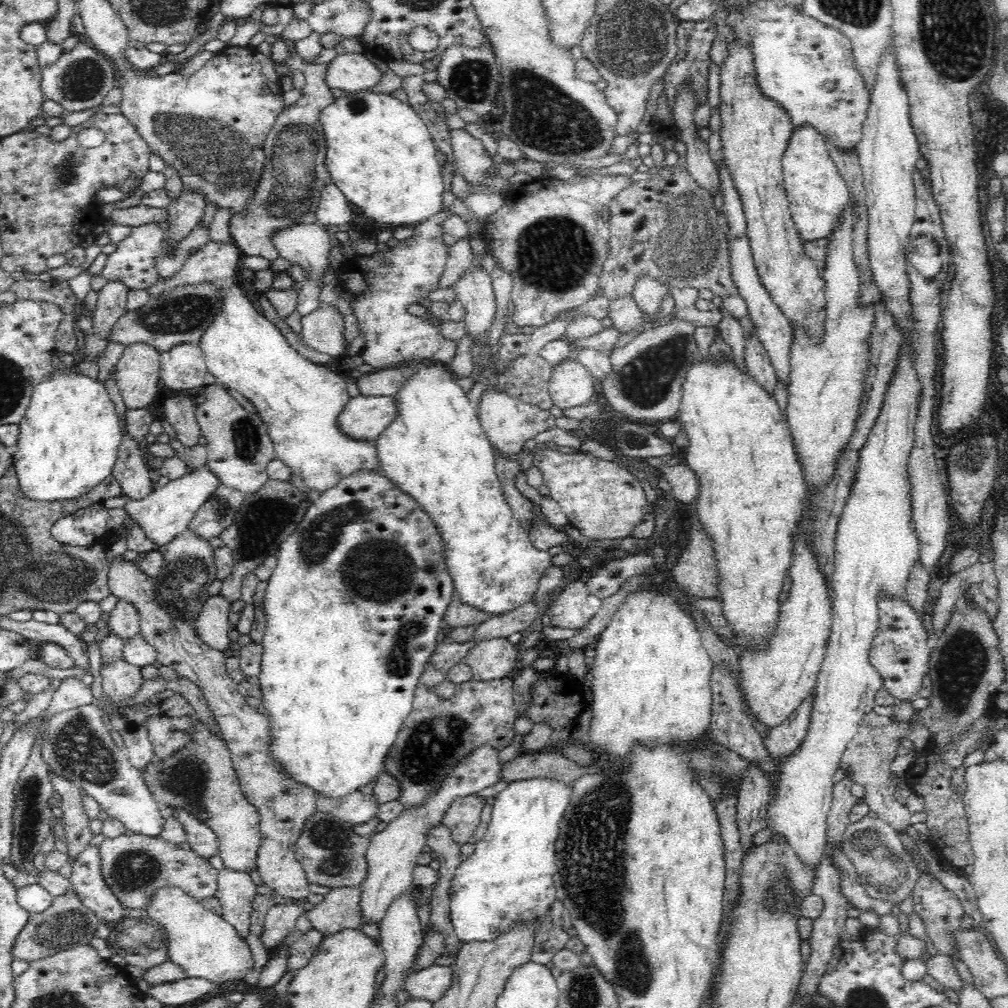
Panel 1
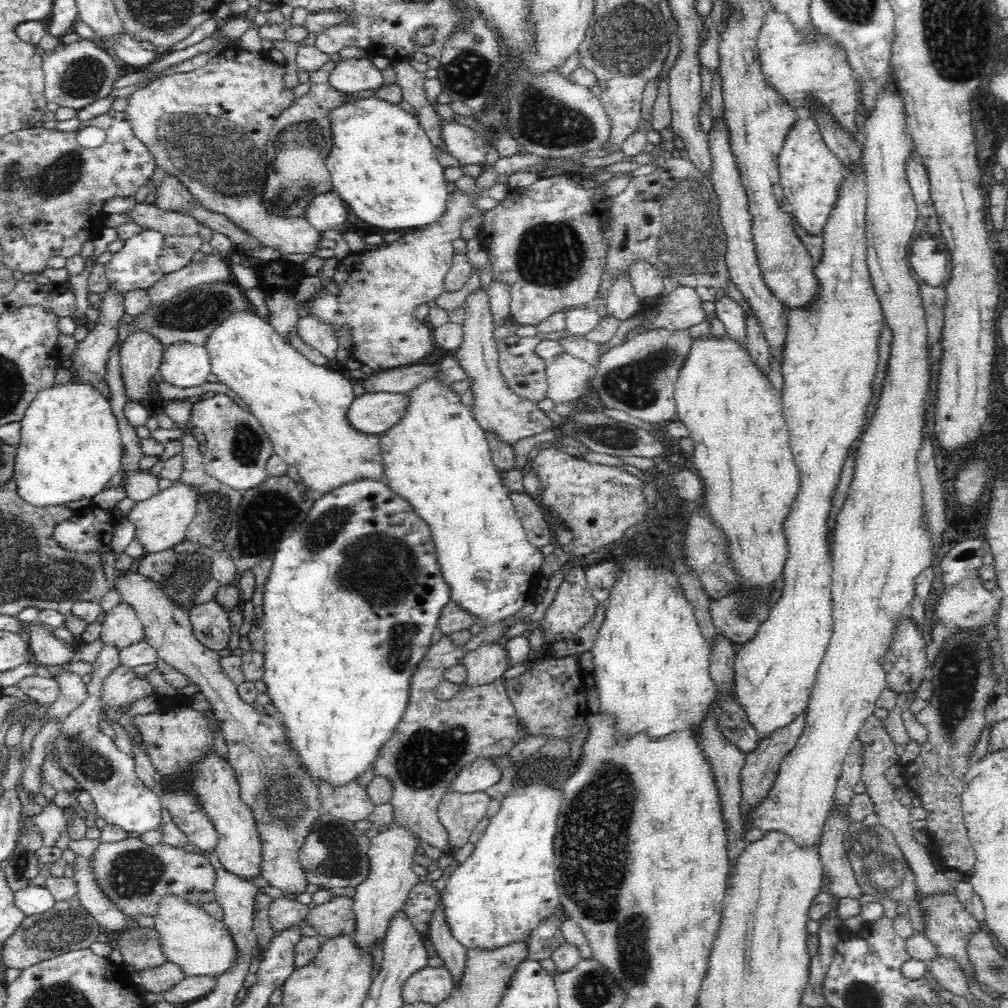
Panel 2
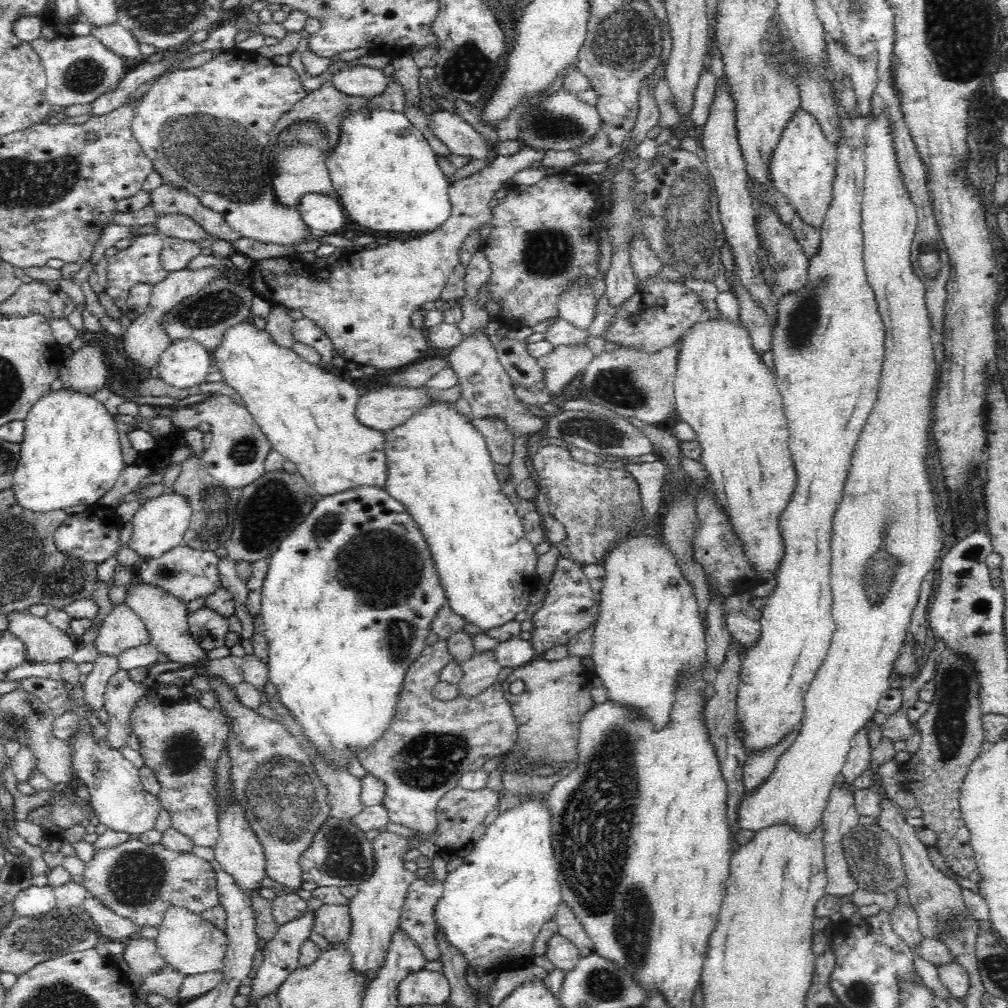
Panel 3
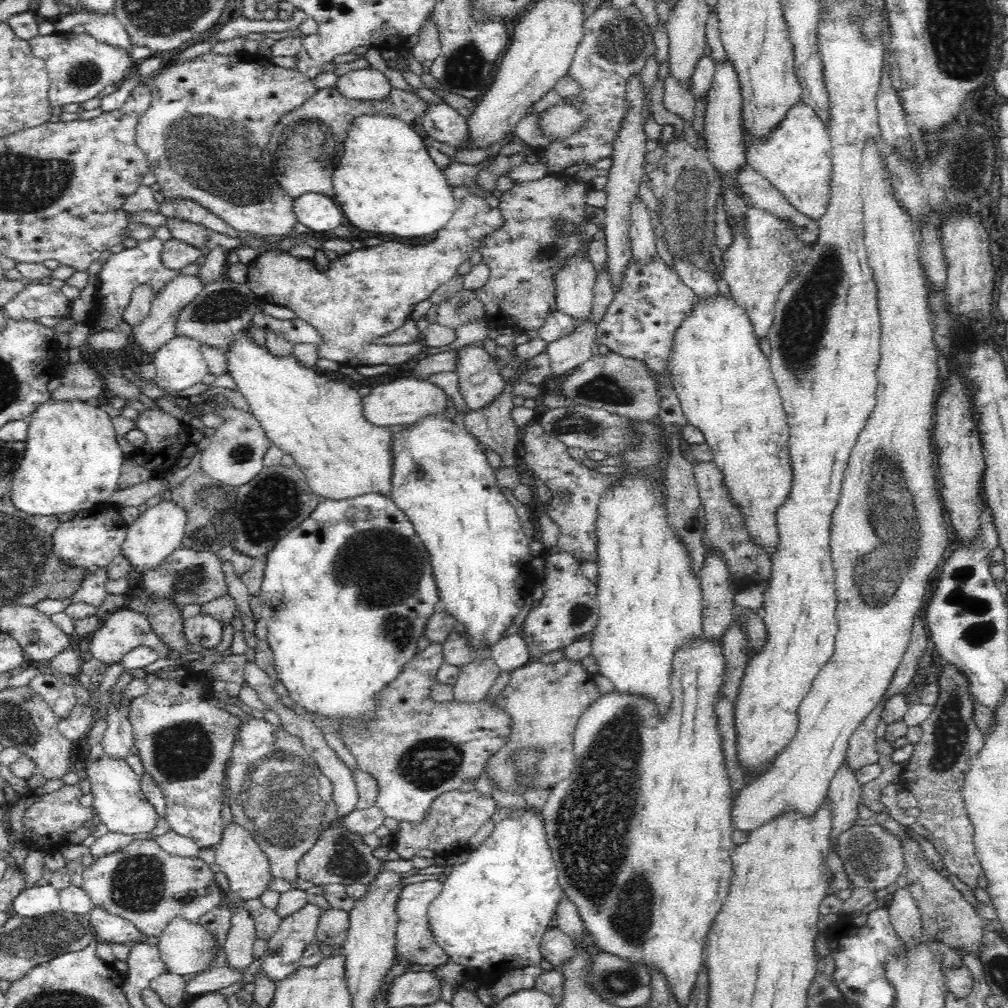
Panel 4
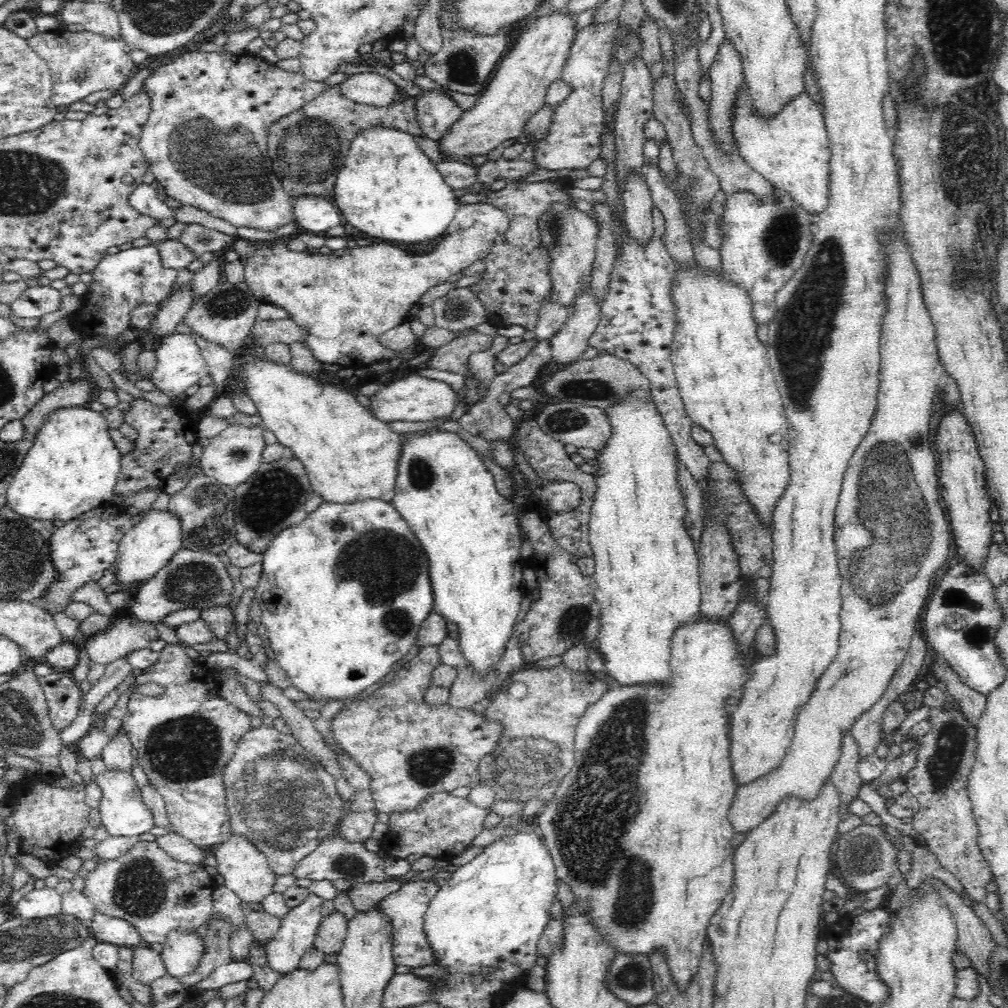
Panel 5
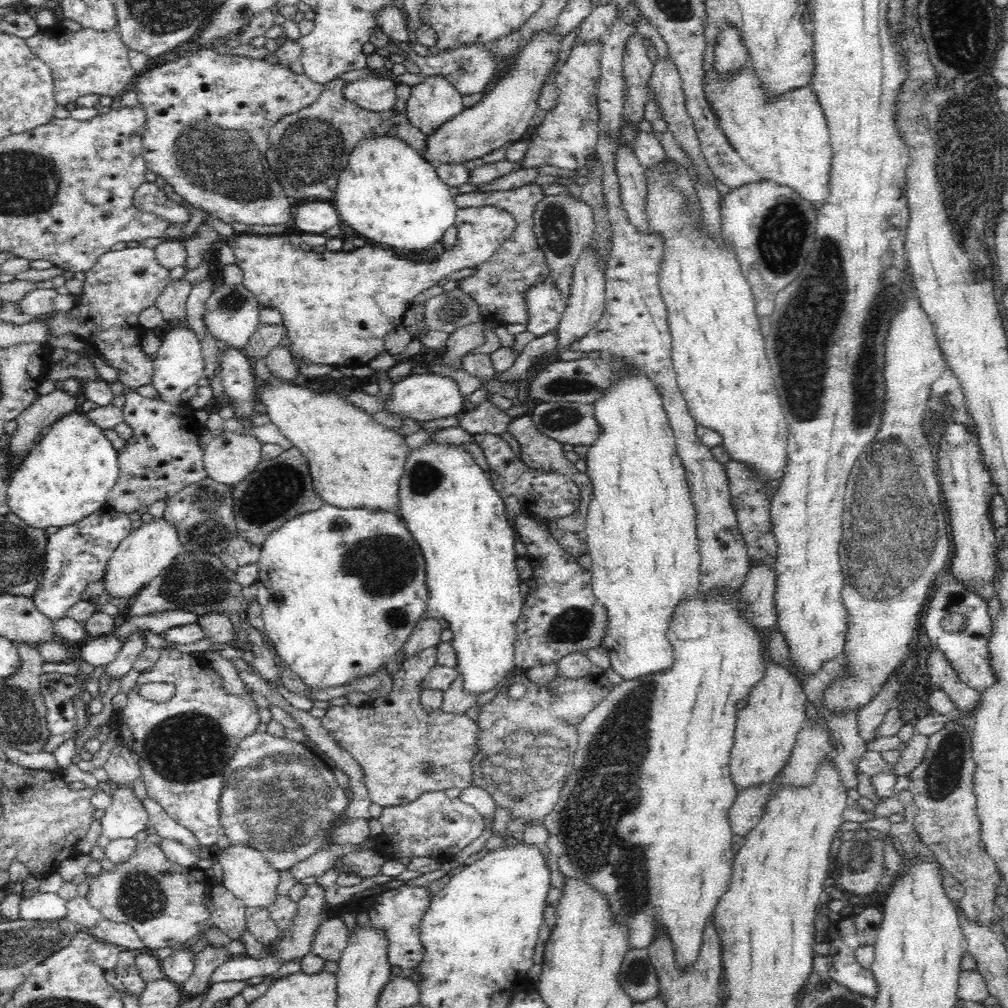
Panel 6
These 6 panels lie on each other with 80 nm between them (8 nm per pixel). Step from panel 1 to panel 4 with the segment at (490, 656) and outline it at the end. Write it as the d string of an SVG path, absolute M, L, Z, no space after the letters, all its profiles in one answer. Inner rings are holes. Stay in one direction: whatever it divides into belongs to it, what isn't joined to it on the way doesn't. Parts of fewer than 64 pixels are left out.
M490 656L465 664L453 686L453 699L460 702L482 700L492 688L500 669Z

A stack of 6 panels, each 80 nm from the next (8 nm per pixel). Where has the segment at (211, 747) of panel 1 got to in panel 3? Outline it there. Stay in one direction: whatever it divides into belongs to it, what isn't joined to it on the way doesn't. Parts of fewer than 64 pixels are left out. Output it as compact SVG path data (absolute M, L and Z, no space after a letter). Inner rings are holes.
M230 804L226 810L220 808L219 840L213 851L220 866L236 880L236 883L246 887L247 890L258 892L261 887L260 882L267 877L264 849L251 822L246 820L244 810L240 806Z

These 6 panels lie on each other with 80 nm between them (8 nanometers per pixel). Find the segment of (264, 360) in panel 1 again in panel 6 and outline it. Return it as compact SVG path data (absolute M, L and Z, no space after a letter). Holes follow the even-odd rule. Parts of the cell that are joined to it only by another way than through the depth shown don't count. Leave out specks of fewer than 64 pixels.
M276 376L266 384L260 382L260 402L266 406L270 423L278 426L308 461L315 491L324 504L399 512L398 488L408 456L408 445L400 433L378 424L372 415L346 402L341 394L320 394L290 382L287 377Z

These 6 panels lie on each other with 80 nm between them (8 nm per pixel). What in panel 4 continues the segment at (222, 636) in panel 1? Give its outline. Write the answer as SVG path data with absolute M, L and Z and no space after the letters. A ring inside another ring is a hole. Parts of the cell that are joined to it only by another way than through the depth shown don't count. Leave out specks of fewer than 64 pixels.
M200 613L183 622L183 633L188 642L204 650L215 647L222 640L223 625L209 614Z

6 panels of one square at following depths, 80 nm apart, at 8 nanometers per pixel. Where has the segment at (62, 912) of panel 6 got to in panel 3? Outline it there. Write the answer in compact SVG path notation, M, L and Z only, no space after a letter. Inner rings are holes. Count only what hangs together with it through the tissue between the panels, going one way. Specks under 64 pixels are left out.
M30 885L17 893L13 901L14 910L18 917L34 917L50 910L59 908L53 887Z

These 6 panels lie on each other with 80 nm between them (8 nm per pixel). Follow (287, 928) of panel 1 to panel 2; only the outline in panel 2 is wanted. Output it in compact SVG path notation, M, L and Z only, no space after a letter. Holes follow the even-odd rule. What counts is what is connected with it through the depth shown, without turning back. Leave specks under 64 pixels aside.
M280 897L274 899L269 909L270 924L274 929L274 935L286 927L298 925L300 921L305 920L309 911L308 906L301 904L295 898Z

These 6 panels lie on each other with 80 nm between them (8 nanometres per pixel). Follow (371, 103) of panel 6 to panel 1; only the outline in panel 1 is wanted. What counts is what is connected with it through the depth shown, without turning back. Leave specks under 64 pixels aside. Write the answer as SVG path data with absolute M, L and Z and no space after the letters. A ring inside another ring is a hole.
M340 53L325 69L325 83L330 89L371 90L379 83L381 76L374 58L367 53Z

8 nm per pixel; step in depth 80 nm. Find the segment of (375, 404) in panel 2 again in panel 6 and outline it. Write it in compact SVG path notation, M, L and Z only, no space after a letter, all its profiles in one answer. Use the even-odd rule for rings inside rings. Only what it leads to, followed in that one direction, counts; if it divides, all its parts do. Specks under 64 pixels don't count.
M440 373L408 374L394 383L392 398L386 402L388 412L412 418L416 422L431 421L461 415L468 408L465 396L460 393L458 383Z

